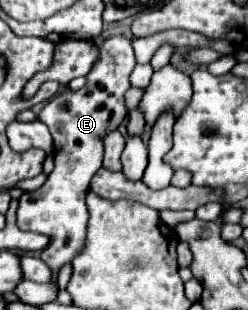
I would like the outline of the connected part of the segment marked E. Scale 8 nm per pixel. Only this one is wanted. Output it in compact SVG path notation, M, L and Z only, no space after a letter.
M123 35L107 37L99 45L99 59L87 75L87 85L79 91L61 91L39 113L39 119L49 127L55 141L55 169L41 189L23 193L17 209L17 225L23 231L31 229L33 233L43 233L53 239L49 241L49 247L41 251L41 259L49 263L49 267L53 267L51 283L57 283L59 269L63 265L69 265L73 257L81 255L81 247L85 247L85 197L91 177L97 173L97 169L101 169L105 137L111 131L119 129L119 125L127 117L123 95L131 87L129 75L135 65L137 61L131 39Z

